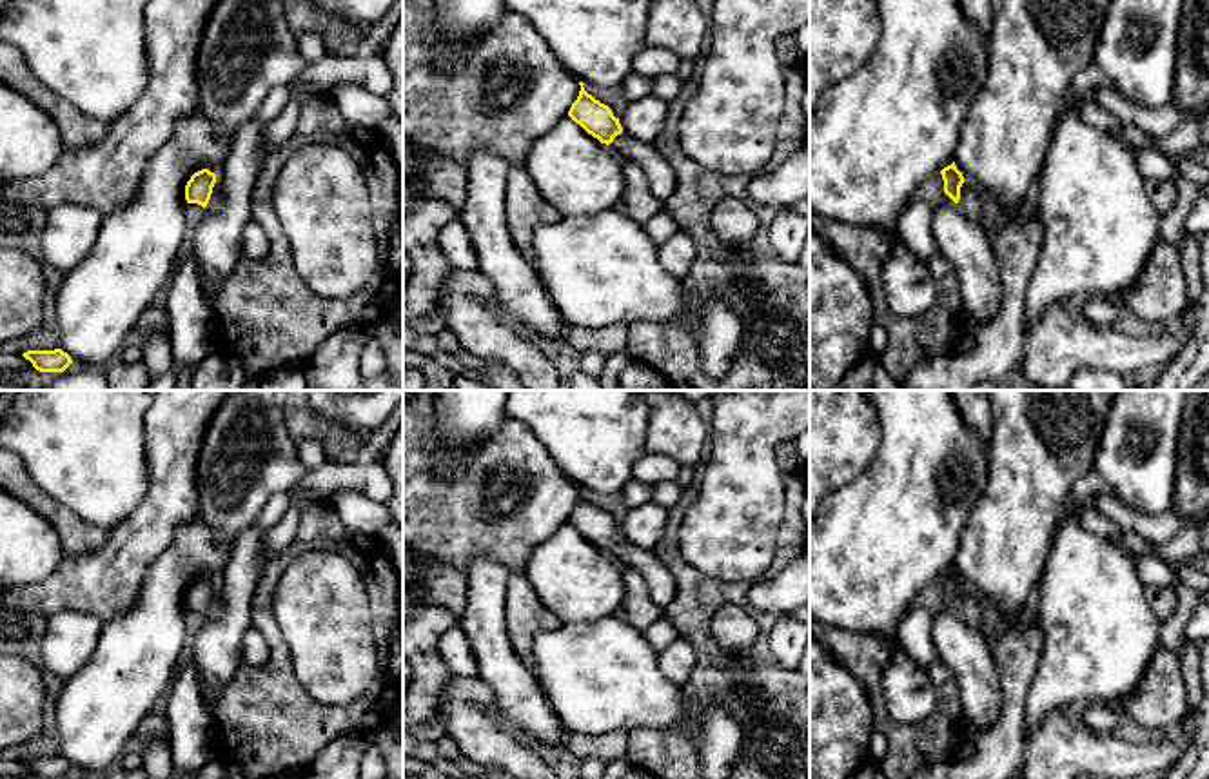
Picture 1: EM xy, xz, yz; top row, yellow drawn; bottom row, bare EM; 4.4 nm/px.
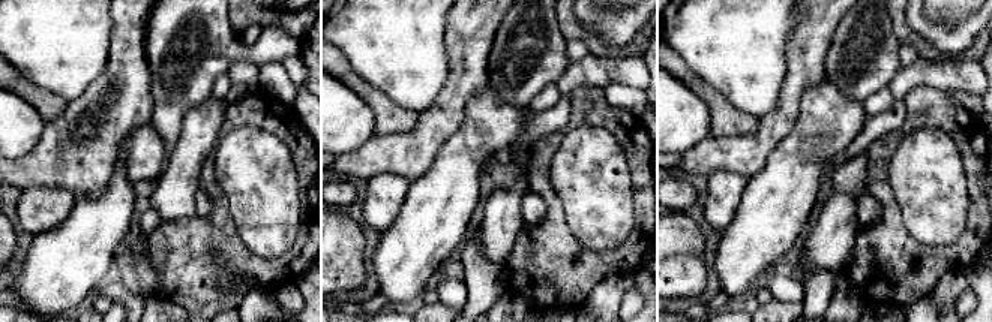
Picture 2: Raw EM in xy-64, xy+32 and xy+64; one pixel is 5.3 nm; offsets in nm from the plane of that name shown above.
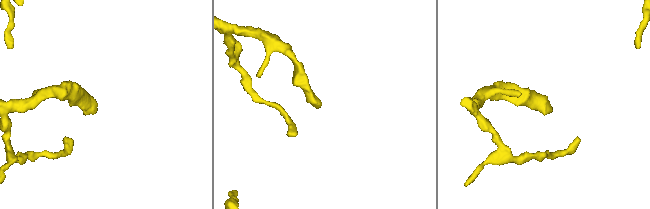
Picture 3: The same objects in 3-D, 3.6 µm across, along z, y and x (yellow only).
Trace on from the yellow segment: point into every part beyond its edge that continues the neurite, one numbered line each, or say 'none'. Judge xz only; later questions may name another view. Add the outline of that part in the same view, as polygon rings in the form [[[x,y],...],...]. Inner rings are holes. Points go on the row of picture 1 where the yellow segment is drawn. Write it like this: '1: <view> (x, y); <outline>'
1: xz (661, 177); [[[621,133],[610,143],[610,149],[621,158],[641,165],[648,178],[652,194],[659,202],[666,202],[675,192],[677,176],[673,167],[655,149],[654,143],[643,143],[626,133]]]

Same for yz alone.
1: yz (972, 200); [[[969,182],[960,187],[958,211],[969,220],[978,223],[984,214],[984,194]]]

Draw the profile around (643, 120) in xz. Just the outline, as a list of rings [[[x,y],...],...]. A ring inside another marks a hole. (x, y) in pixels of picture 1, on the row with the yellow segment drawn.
[[[648,94],[637,102],[630,102],[619,116],[623,133],[643,143],[654,143],[661,134],[663,123],[668,114],[668,102]]]

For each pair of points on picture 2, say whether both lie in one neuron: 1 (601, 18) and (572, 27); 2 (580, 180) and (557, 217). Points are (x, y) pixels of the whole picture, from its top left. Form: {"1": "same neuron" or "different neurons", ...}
{"1": "different neurons", "2": "different neurons"}

